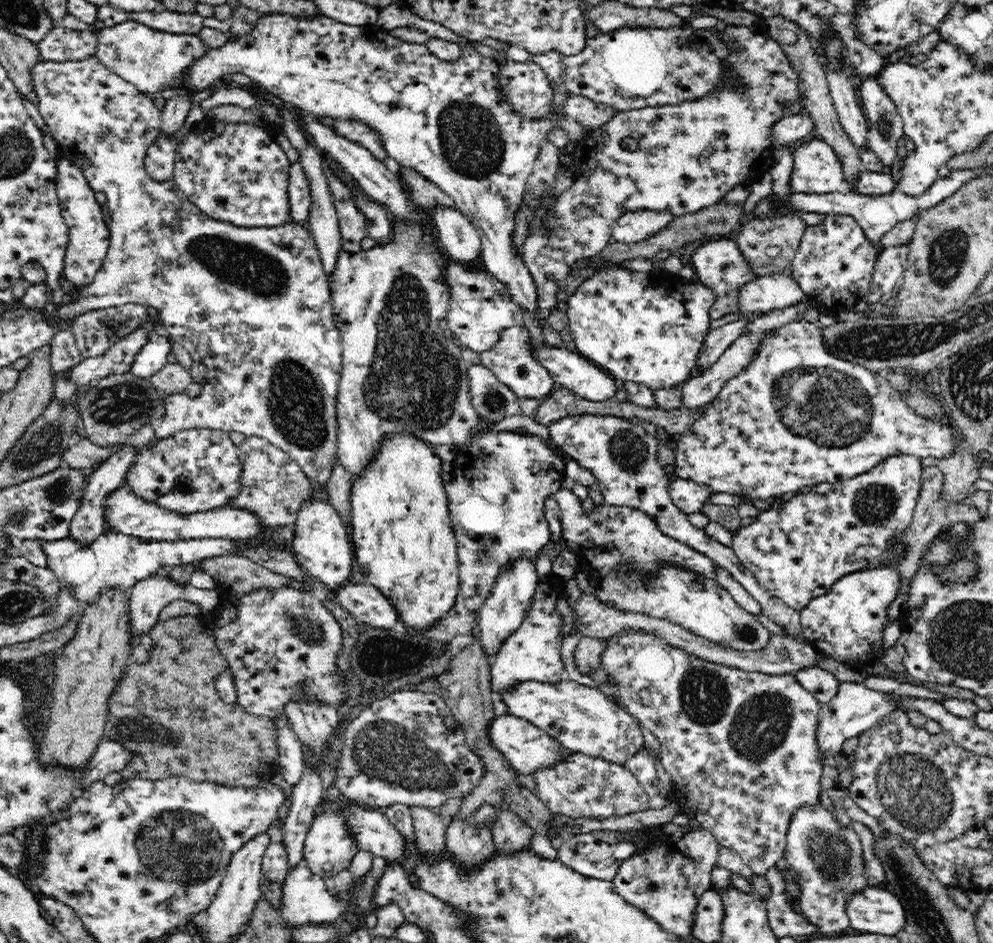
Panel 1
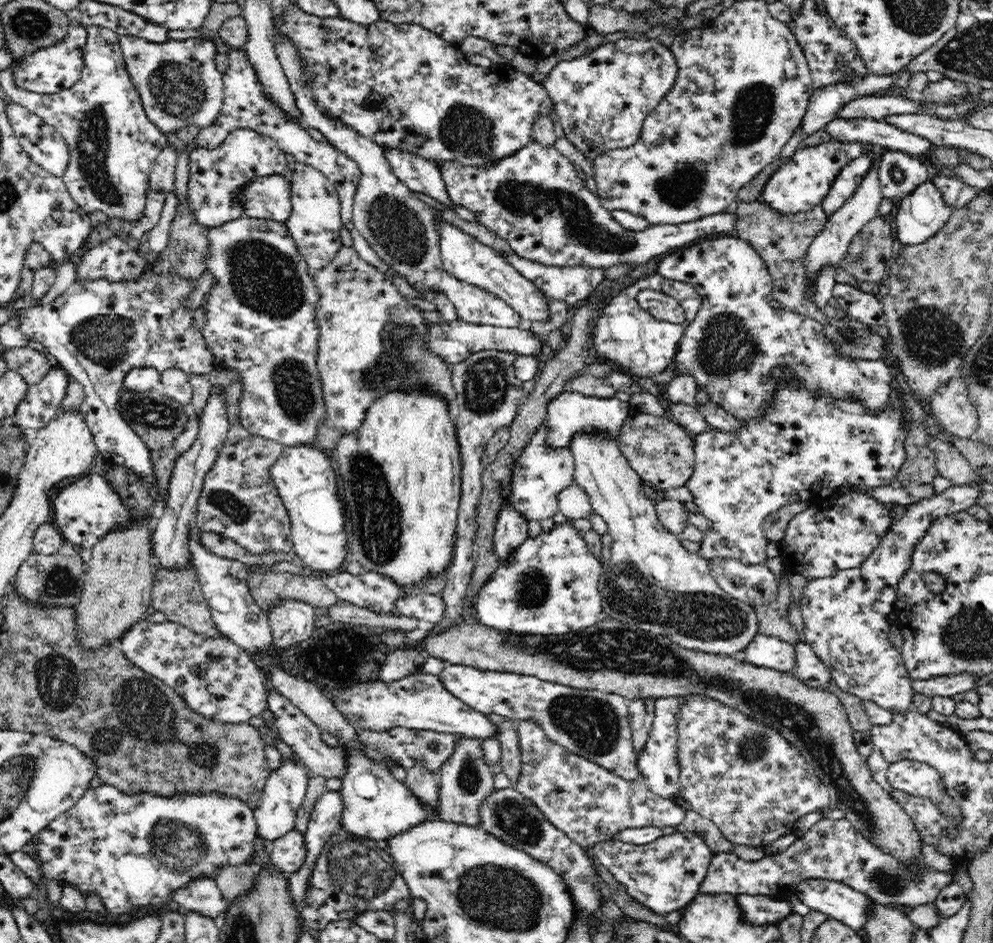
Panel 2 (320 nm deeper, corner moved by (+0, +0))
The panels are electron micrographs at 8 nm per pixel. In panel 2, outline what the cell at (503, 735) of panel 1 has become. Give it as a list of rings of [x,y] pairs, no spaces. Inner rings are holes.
[[[418,672],[392,682],[373,678],[369,681],[361,680],[344,690],[330,690],[330,688],[322,690],[324,692],[329,690],[335,707],[358,729],[384,732],[385,729],[400,726],[414,730],[460,734],[480,741],[499,734],[499,726],[491,723],[487,715],[464,704],[448,692],[436,674]]]

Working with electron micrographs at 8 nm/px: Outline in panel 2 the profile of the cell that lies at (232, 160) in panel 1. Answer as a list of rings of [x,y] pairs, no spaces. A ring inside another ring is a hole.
[[[249,128],[229,132],[220,148],[208,149],[194,145],[189,151],[189,208],[194,218],[206,228],[216,228],[246,211],[243,192],[252,180],[263,176],[281,175],[287,165],[286,154],[270,136]]]

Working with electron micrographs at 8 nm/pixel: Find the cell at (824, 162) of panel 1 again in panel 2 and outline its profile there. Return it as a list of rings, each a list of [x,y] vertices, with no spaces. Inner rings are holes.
[[[821,142],[818,146],[810,146],[796,150],[791,157],[784,161],[770,175],[770,180],[766,182],[761,190],[761,201],[770,208],[781,212],[782,214],[798,214],[812,210],[814,206],[821,204],[822,199],[831,191],[832,184],[836,180],[839,172],[855,158],[862,156],[861,143],[843,143],[843,142]]]

